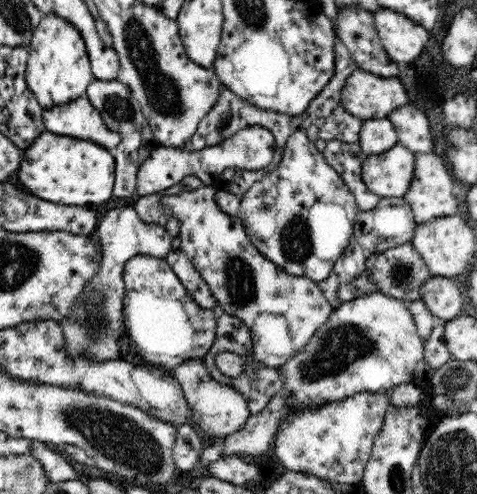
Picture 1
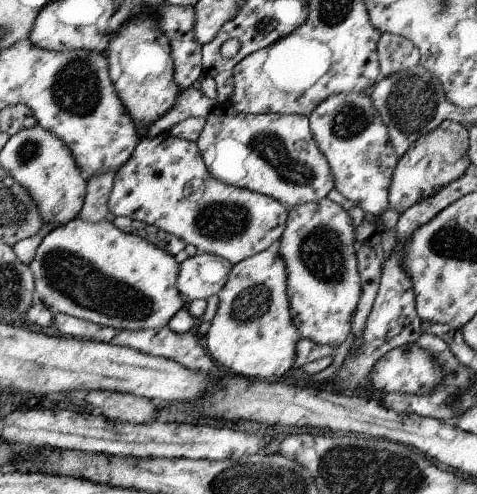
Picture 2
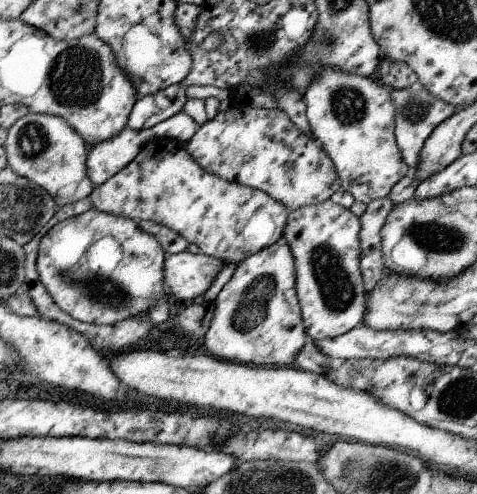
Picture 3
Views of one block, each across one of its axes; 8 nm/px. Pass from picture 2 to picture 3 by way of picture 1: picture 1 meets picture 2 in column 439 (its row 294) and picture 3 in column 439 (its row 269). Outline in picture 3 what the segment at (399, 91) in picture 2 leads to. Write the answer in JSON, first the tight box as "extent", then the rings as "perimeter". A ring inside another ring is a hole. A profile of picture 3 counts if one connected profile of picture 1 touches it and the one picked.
{"extent":[389,86,457,170],"perimeter":[[[419,86],[405,88],[405,90],[389,90],[389,92],[391,92],[391,100],[395,104],[395,144],[399,148],[403,162],[409,166],[409,170],[417,170],[421,148],[423,148],[425,140],[429,138],[431,130],[435,126],[439,126],[443,120],[447,120],[449,116],[453,116],[457,108],[445,104],[443,100],[435,98],[433,94],[429,94],[427,90],[423,90]]]}

